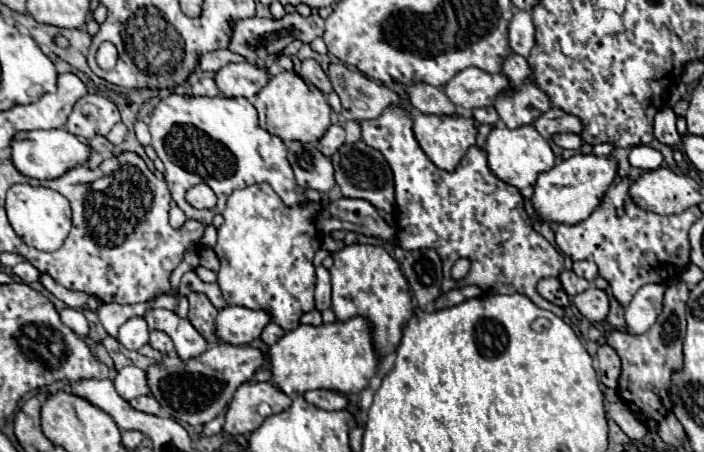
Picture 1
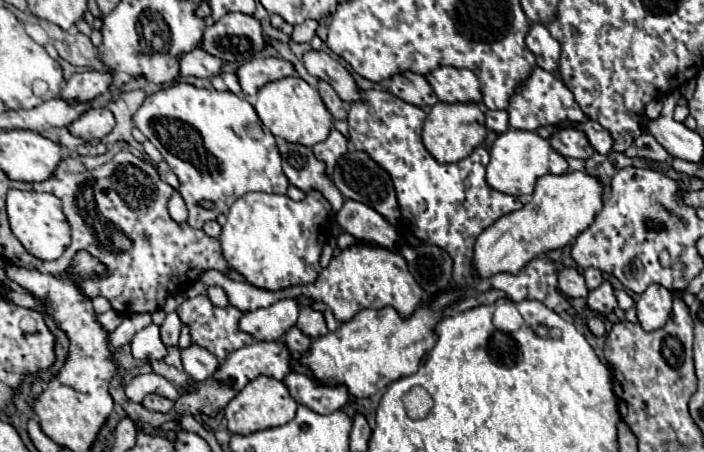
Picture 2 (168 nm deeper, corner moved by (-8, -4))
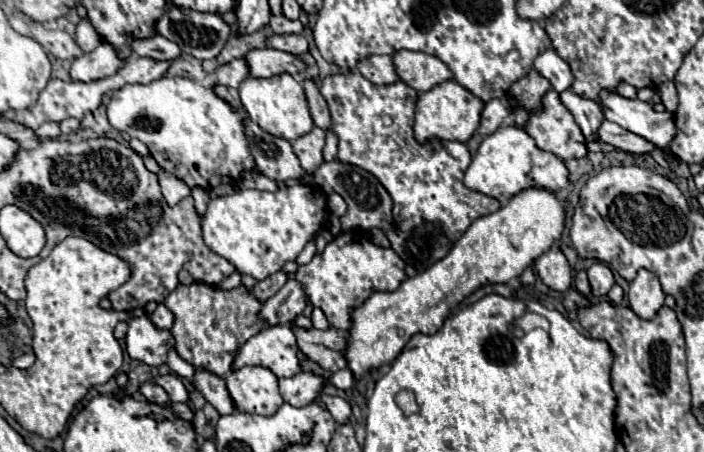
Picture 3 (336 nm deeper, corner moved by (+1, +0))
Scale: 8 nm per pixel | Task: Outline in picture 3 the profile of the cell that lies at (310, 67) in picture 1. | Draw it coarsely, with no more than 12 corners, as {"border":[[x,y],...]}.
{"border":[[308,79],[304,91],[308,97],[314,125],[330,127],[328,103],[318,85]]}

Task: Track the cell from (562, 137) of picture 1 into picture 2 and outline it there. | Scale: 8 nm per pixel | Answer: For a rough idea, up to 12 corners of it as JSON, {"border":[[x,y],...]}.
{"border":[[559,129],[549,143],[563,157],[595,153],[579,129]]}

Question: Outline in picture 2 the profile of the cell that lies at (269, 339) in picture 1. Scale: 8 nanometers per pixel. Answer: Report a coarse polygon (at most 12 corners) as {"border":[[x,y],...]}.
{"border":[[293,327],[281,339],[291,351],[307,353],[311,337]]}

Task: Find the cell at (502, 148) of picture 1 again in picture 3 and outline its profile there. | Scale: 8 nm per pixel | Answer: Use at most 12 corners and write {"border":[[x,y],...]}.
{"border":[[524,129],[482,141],[464,185],[506,205],[528,187],[562,191],[568,169]]}

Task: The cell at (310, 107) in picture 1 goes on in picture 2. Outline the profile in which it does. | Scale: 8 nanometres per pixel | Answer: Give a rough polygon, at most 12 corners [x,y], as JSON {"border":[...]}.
{"border":[[301,77],[263,85],[255,111],[275,137],[313,147],[333,117]]}

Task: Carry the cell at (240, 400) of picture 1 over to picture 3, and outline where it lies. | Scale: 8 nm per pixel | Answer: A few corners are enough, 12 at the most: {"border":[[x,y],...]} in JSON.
{"border":[[266,367],[226,375],[234,407],[270,417],[284,403]]}

